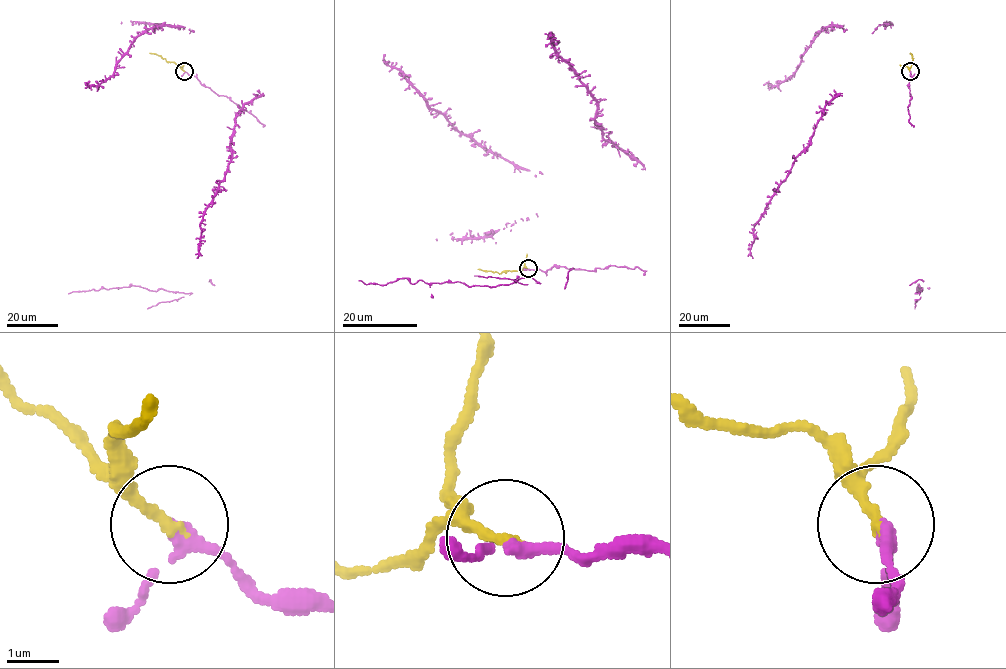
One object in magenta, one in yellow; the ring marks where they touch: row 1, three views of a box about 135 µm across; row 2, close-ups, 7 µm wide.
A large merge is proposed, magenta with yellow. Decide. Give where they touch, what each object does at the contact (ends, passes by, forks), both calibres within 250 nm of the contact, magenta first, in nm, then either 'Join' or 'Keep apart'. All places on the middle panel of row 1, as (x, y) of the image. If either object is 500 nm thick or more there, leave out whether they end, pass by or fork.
Place: (528, 268). At the ring magenta passes by. At the ring yellow ends. Thickness 240 nm (magenta) against 200 nm. Join

